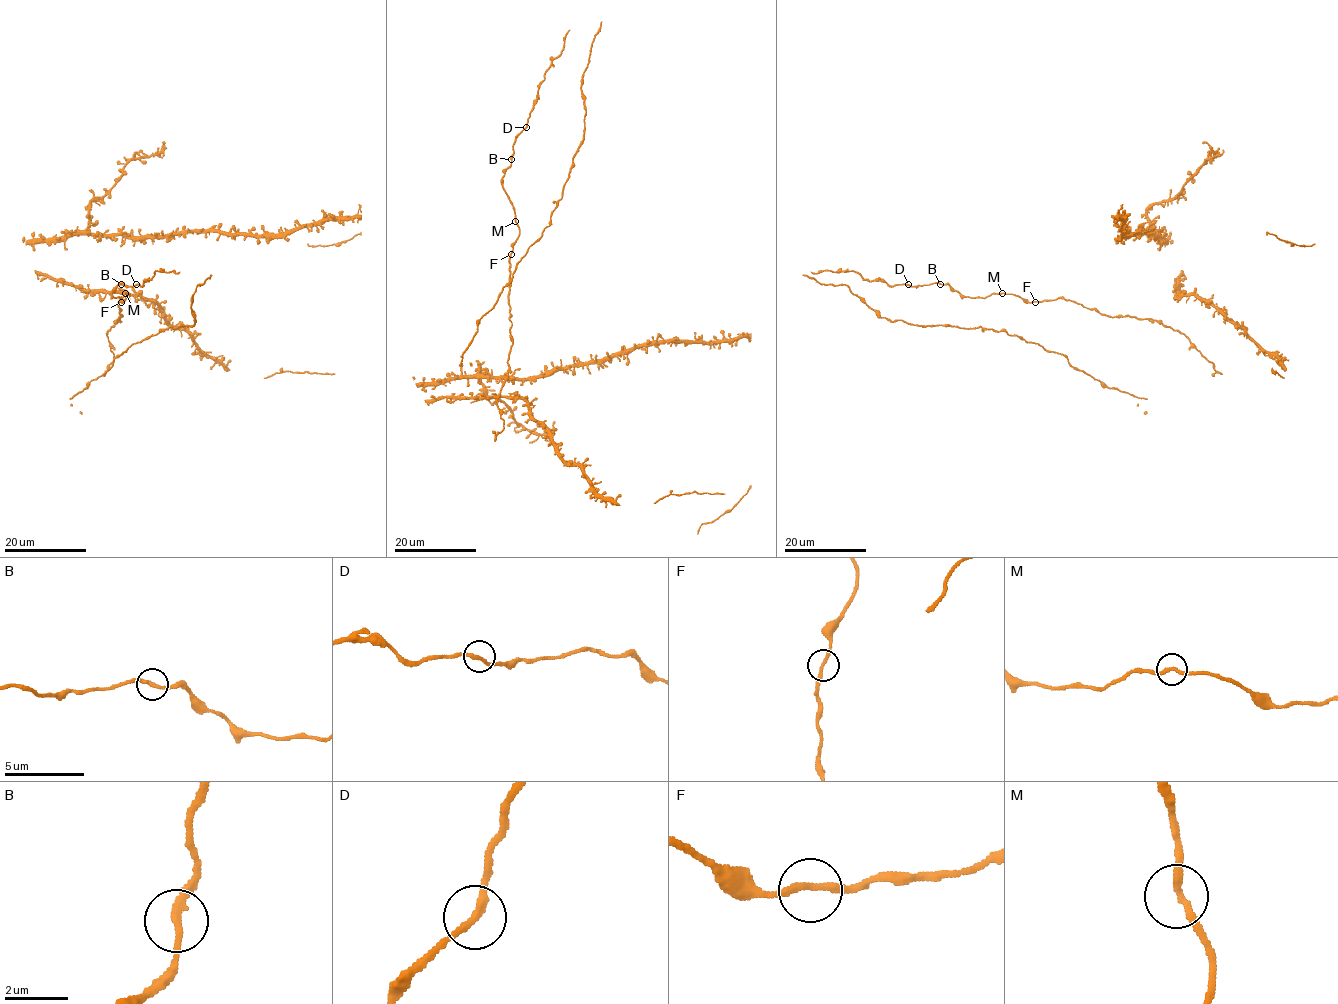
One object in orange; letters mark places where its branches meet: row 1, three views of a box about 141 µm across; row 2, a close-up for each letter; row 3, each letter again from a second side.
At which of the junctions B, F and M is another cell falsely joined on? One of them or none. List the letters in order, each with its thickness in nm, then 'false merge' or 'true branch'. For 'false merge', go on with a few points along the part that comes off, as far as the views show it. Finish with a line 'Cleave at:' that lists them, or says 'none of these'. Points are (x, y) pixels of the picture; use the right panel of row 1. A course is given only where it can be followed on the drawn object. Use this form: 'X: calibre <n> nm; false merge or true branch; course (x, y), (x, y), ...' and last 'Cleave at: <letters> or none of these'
B: calibre 240 nm; true branch
F: calibre 240 nm; true branch
M: calibre 240 nm; true branch
Cleave at: none of these

